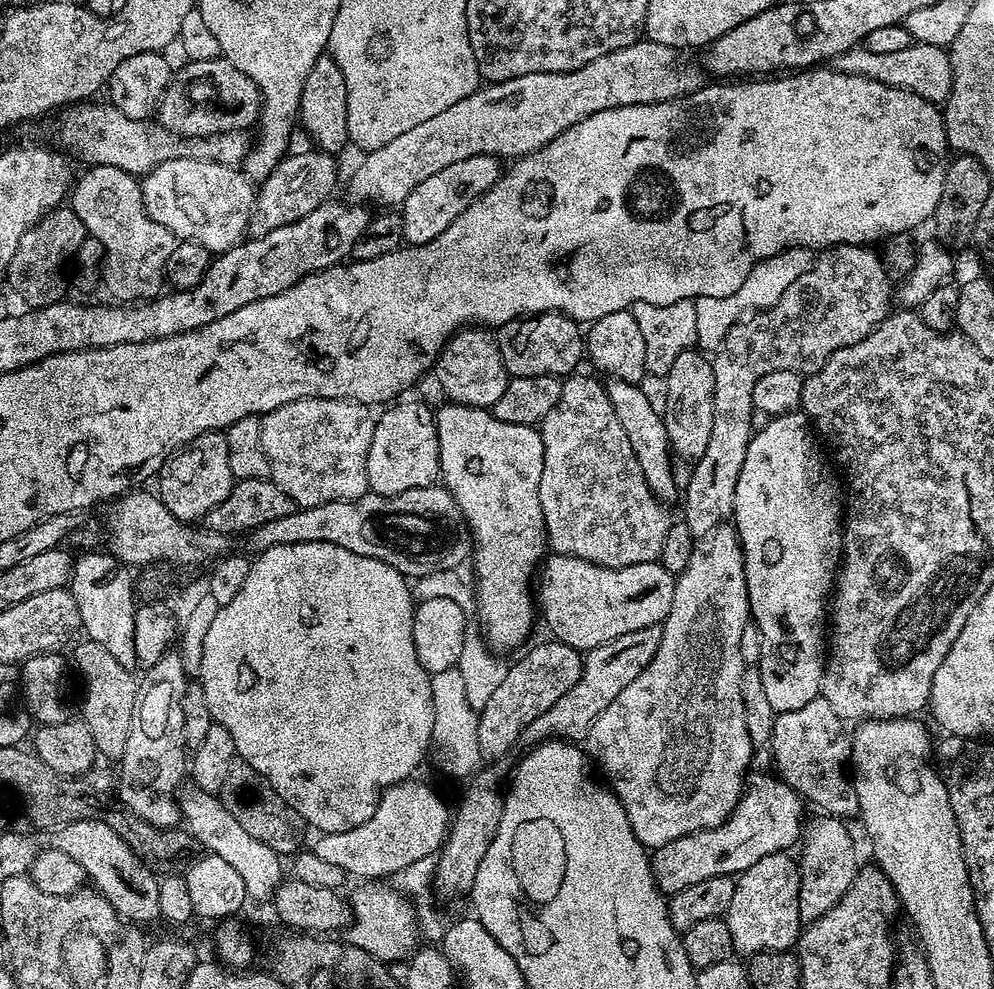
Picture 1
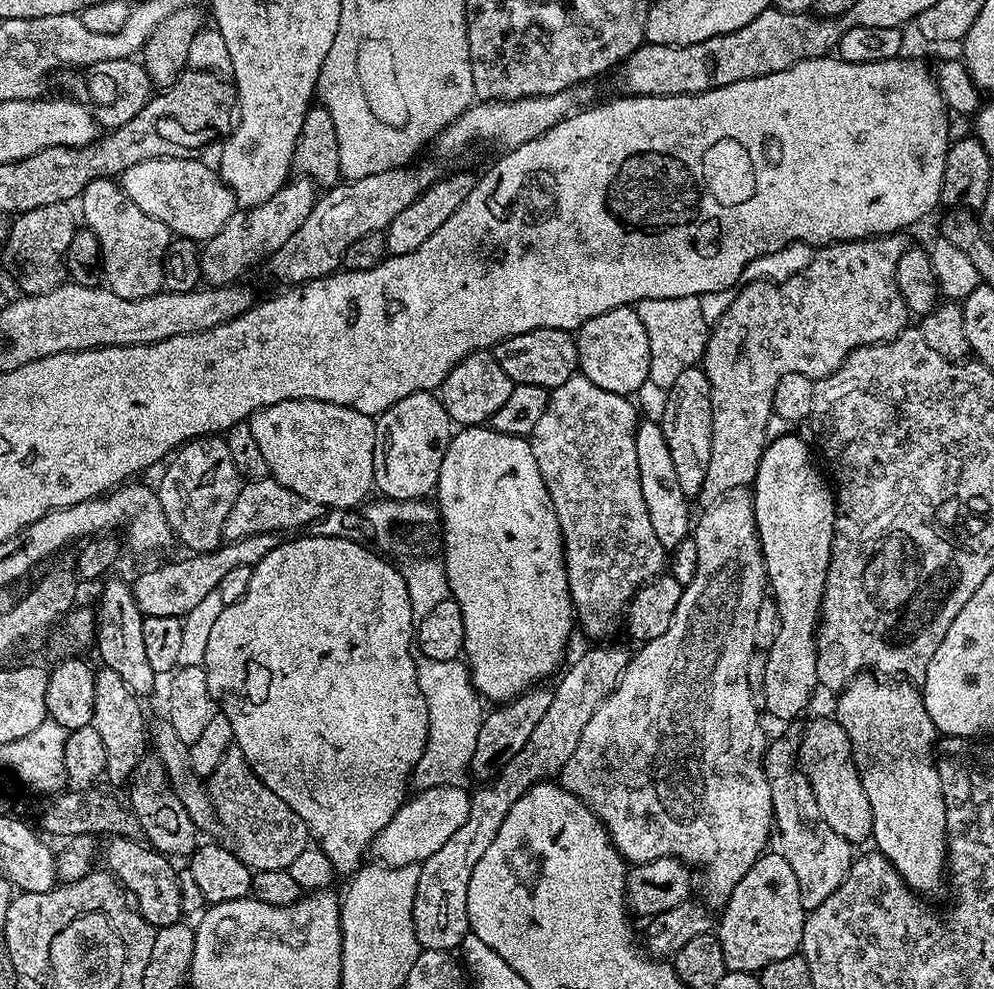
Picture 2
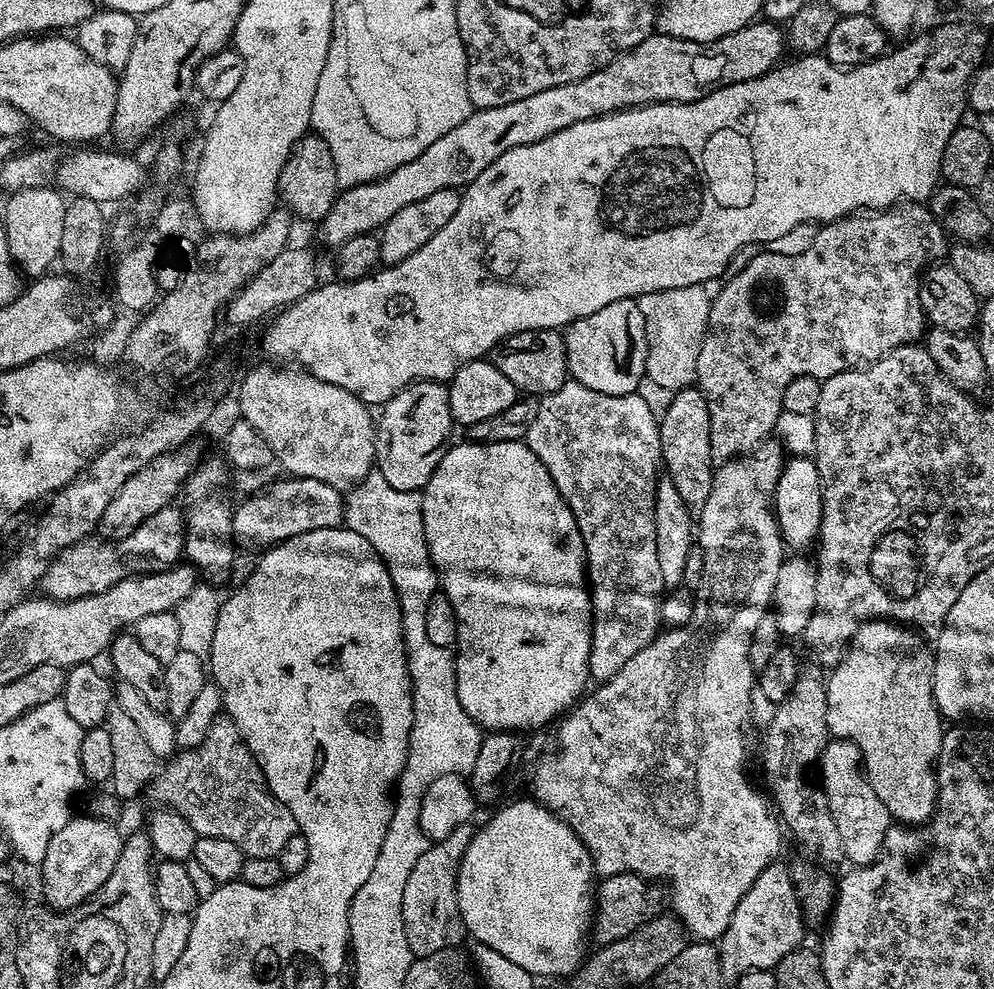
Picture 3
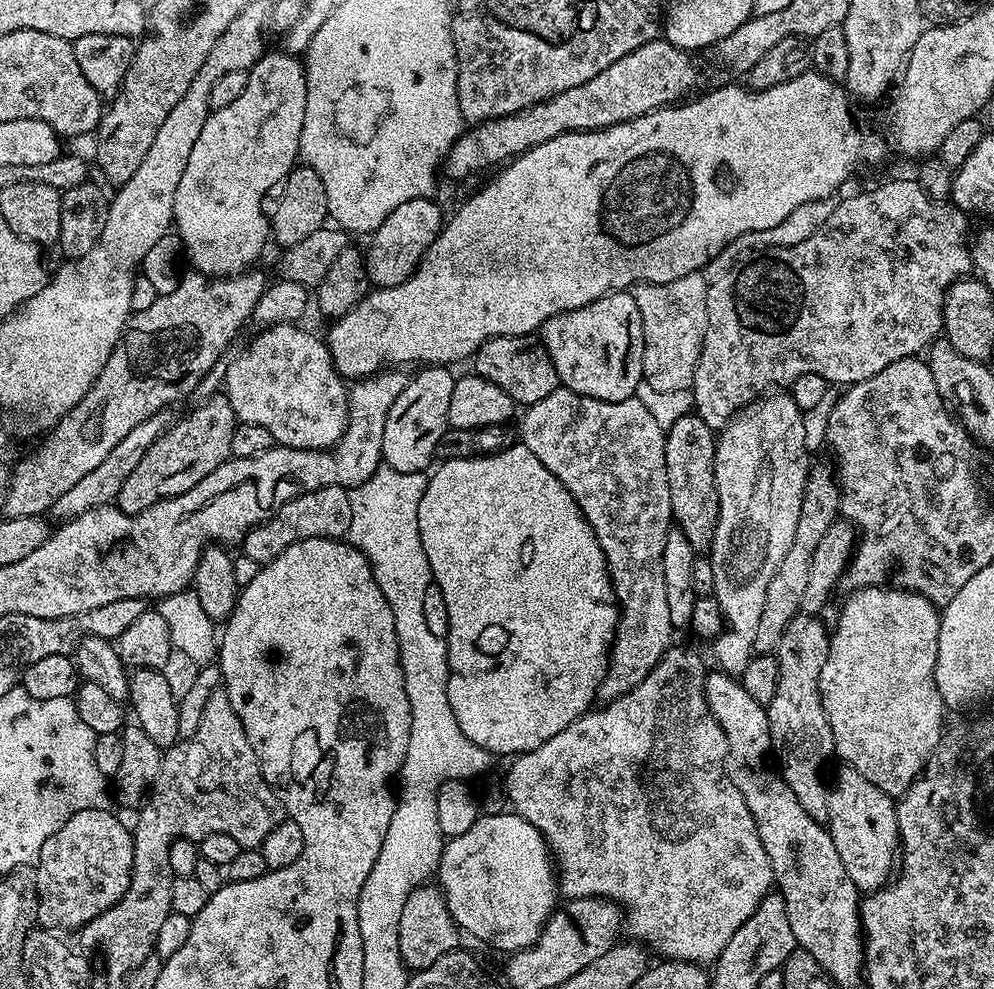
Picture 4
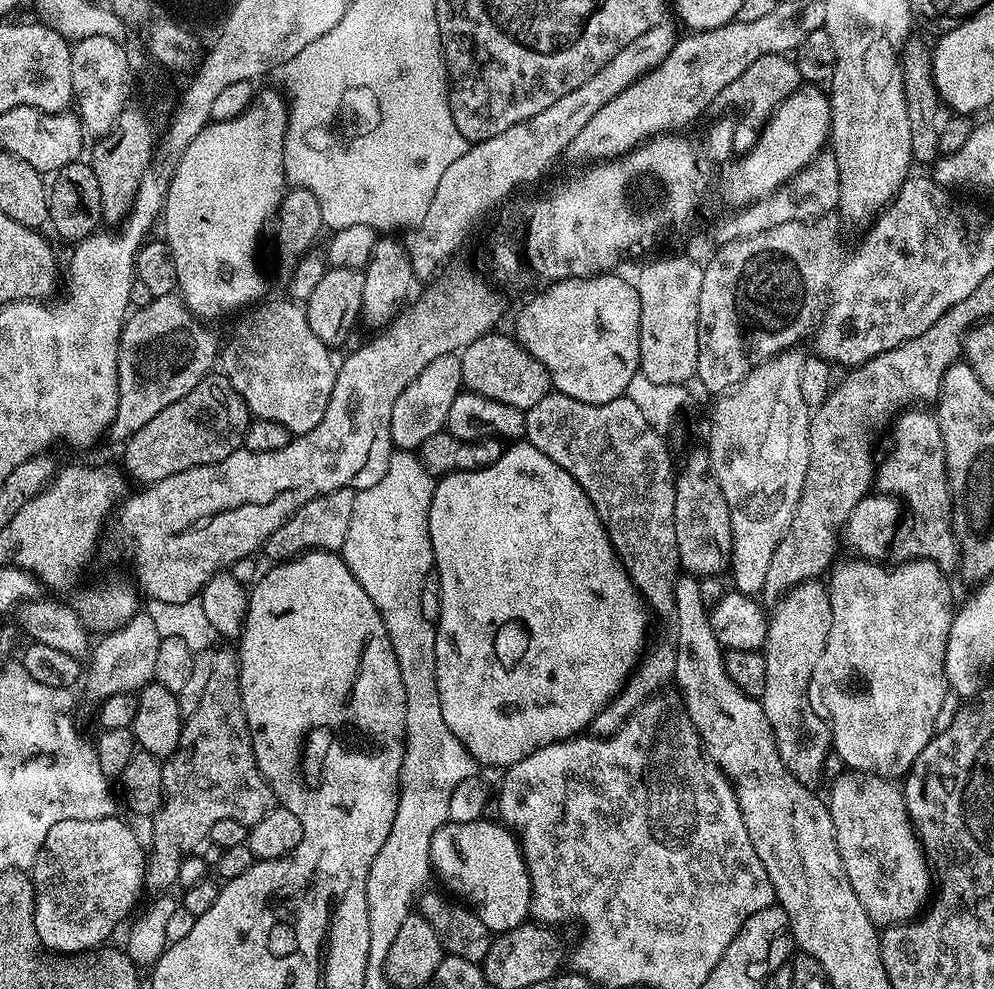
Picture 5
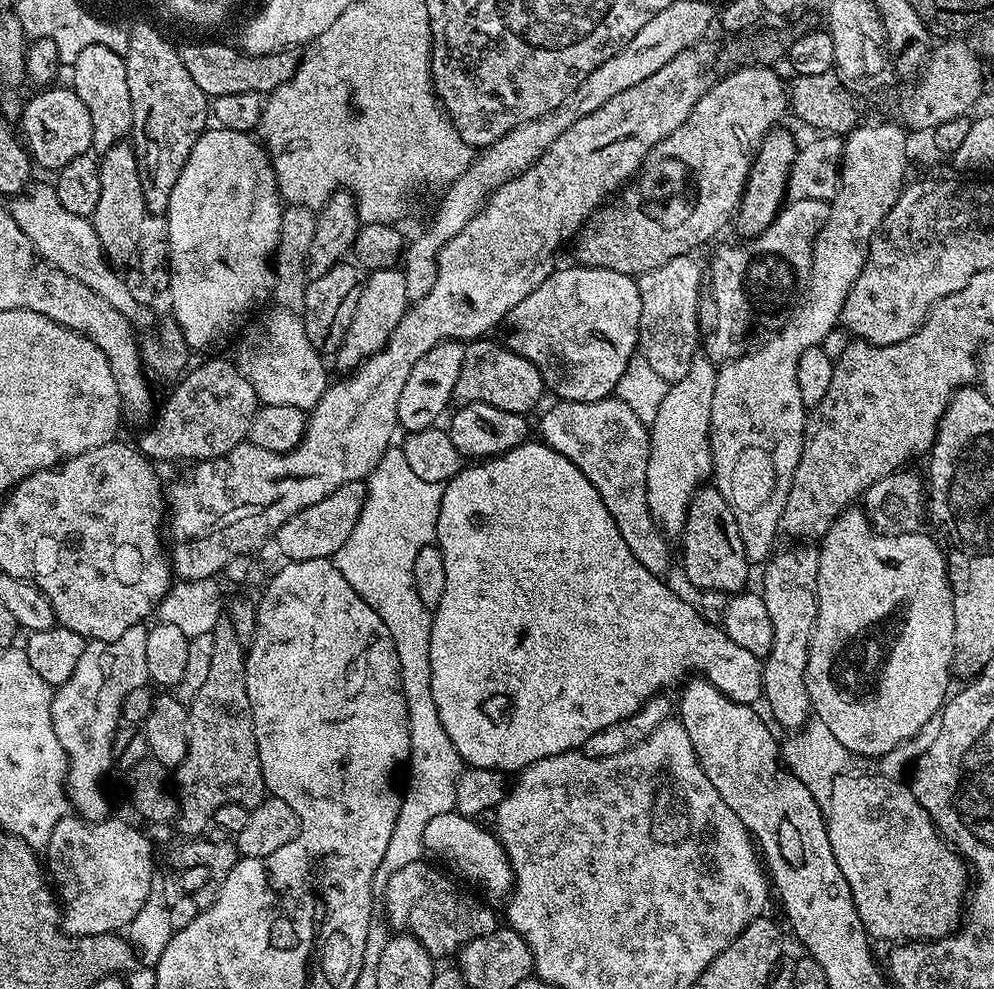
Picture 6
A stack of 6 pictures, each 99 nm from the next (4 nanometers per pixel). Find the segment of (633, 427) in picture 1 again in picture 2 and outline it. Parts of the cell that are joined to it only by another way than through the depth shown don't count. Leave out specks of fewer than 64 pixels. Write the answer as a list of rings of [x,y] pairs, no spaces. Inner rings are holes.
[[[641,419],[637,423],[635,449],[638,450],[642,498],[646,501],[646,510],[650,513],[654,534],[658,534],[658,542],[662,542],[664,549],[673,550],[683,539],[690,536],[694,516],[688,513],[690,497],[682,494],[682,486],[678,482],[674,462],[670,459],[670,446],[666,446],[664,431],[660,429],[657,421]]]

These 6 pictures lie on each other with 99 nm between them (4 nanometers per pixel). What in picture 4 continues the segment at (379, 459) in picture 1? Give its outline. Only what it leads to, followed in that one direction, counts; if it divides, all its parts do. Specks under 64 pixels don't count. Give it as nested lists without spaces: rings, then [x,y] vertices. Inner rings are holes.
[[[424,366],[417,376],[394,398],[390,414],[386,414],[386,430],[382,434],[382,460],[399,472],[424,472],[431,460],[437,459],[436,447],[442,434],[448,432],[450,394],[454,394],[457,377],[448,366]]]

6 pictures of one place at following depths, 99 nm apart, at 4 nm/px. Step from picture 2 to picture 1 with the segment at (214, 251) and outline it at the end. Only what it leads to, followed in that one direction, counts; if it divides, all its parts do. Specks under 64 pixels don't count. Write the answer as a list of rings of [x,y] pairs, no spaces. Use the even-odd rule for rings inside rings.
[[[293,151],[278,162],[270,178],[259,181],[256,204],[248,223],[252,236],[261,236],[278,226],[290,226],[290,222],[306,218],[310,210],[318,210],[318,206],[329,203],[331,196],[328,195],[336,188],[337,157],[331,152],[311,151]]]

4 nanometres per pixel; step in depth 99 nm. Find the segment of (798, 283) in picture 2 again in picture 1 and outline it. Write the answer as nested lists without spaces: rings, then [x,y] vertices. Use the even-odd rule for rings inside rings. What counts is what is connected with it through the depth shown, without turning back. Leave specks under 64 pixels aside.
[[[835,244],[832,248],[823,249],[813,259],[810,270],[797,278],[786,289],[786,294],[778,298],[771,308],[745,318],[735,324],[726,334],[726,338],[711,357],[714,370],[714,430],[710,434],[710,446],[706,446],[706,454],[695,461],[692,477],[688,485],[683,485],[684,514],[682,521],[690,528],[690,534],[703,538],[721,527],[724,520],[733,515],[736,507],[736,487],[738,476],[742,474],[742,464],[746,462],[748,443],[752,441],[754,409],[752,395],[754,386],[766,374],[774,374],[774,370],[794,370],[801,374],[817,372],[838,350],[846,346],[854,346],[854,342],[862,342],[893,311],[894,284],[884,268],[884,261],[879,251],[862,244]]]

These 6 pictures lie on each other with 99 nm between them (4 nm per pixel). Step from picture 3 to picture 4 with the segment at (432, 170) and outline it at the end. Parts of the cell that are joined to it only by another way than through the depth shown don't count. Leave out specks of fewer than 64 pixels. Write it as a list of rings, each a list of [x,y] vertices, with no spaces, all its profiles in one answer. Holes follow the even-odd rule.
[[[657,38],[646,42],[638,46],[638,50],[630,50],[630,54],[618,58],[614,66],[606,66],[602,74],[594,74],[590,82],[574,86],[574,90],[566,90],[521,112],[497,120],[483,120],[481,124],[469,127],[444,157],[443,175],[452,180],[464,180],[476,171],[482,171],[487,164],[501,165],[563,132],[609,128],[635,116],[645,116],[658,108],[675,105],[683,101],[696,84],[696,64],[692,59],[683,48],[674,46],[669,40]]]

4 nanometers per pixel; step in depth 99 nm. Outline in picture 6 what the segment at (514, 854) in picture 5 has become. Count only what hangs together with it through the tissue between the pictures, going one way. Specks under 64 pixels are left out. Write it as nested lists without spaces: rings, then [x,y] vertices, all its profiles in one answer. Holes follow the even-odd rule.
[[[453,810],[438,814],[438,818],[430,818],[424,835],[424,850],[429,857],[437,856],[432,858],[439,861],[449,873],[455,874],[461,881],[469,880],[473,889],[481,888],[476,890],[488,892],[489,901],[503,901],[511,893],[514,877],[506,850],[500,845],[495,831],[483,828],[473,817]]]

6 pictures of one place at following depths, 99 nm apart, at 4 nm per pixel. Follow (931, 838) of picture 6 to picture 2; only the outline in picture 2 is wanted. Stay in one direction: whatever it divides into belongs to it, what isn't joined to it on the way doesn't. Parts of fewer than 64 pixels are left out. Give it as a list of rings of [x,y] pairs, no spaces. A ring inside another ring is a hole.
[[[835,718],[812,720],[805,726],[798,763],[814,790],[814,798],[818,802],[818,810],[822,810],[822,818],[830,822],[834,834],[842,834],[842,838],[846,838],[854,846],[860,846],[863,840],[867,841],[872,835],[870,798],[866,798],[866,790],[862,790],[850,738]]]

